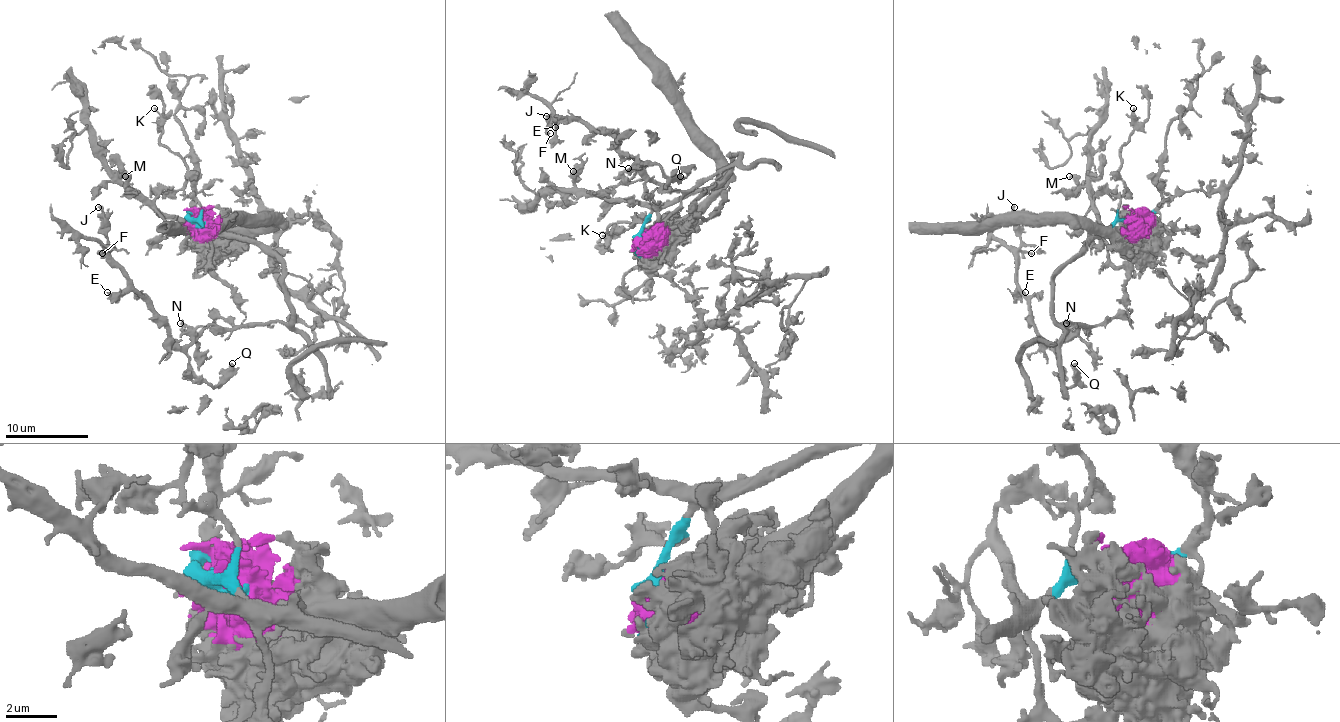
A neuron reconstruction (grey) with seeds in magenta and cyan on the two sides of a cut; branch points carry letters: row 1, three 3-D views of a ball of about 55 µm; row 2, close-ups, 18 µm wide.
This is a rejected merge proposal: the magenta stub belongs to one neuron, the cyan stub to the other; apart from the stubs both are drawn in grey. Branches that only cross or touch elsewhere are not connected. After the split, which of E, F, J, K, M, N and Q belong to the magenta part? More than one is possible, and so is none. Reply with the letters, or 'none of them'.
none of them

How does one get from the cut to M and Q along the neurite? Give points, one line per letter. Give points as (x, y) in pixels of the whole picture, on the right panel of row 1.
M: (1134, 221), (1121, 221), (1104, 227), (1094, 198), (1069, 177)
Q: (1134, 221), (1098, 233), (1052, 279), (1052, 319), (1088, 327), (1056, 350), (1067, 388), (1075, 381), (1073, 362)

